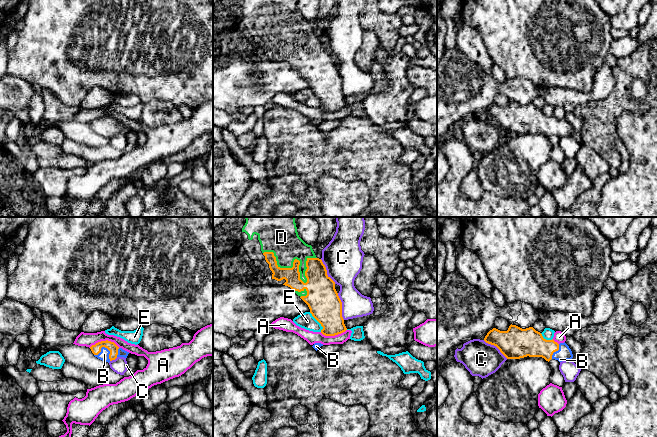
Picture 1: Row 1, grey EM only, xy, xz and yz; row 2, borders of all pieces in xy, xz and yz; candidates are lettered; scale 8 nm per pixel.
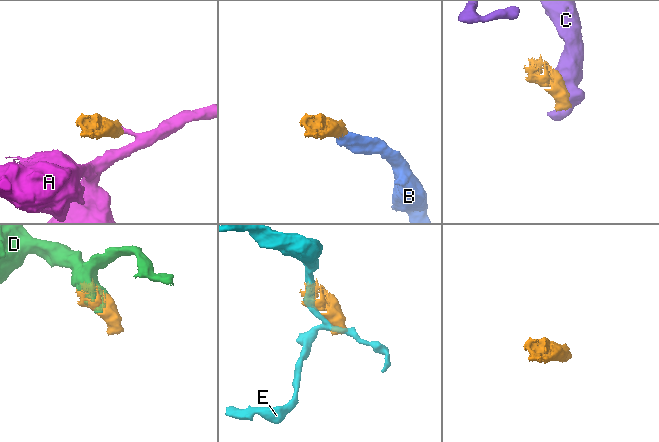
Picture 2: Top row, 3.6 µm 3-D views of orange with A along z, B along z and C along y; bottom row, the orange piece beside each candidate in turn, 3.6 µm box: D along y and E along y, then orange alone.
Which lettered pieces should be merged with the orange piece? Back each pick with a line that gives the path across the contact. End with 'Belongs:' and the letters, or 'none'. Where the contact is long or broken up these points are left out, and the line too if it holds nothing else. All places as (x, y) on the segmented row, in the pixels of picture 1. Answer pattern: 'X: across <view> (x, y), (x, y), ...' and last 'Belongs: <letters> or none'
B: across xy (111, 346), (105, 347), (104, 354)
Belongs: B, D

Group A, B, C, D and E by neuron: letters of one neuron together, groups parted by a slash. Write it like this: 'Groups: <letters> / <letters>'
Groups: A / B D / C / E

